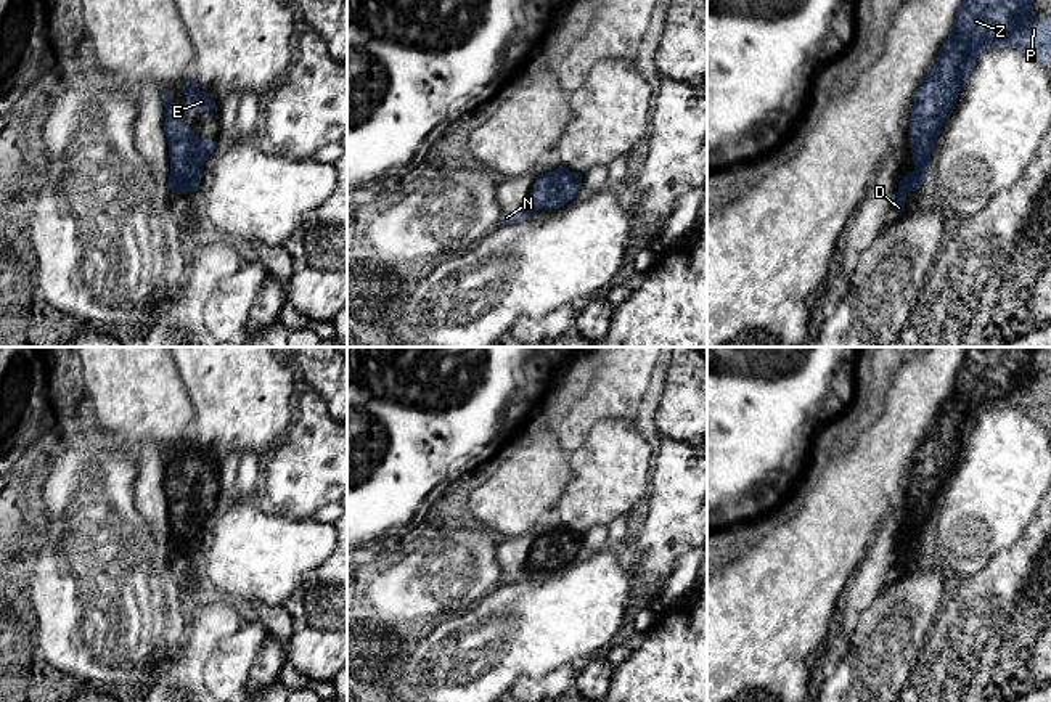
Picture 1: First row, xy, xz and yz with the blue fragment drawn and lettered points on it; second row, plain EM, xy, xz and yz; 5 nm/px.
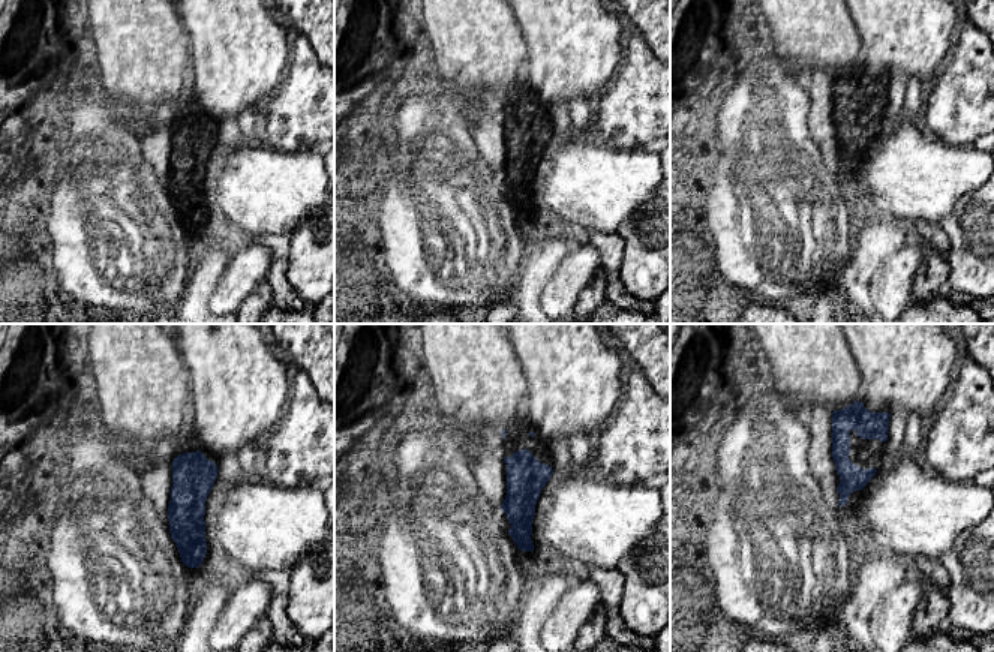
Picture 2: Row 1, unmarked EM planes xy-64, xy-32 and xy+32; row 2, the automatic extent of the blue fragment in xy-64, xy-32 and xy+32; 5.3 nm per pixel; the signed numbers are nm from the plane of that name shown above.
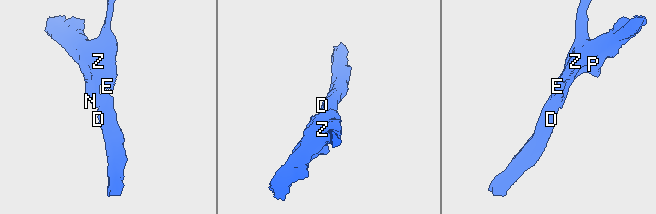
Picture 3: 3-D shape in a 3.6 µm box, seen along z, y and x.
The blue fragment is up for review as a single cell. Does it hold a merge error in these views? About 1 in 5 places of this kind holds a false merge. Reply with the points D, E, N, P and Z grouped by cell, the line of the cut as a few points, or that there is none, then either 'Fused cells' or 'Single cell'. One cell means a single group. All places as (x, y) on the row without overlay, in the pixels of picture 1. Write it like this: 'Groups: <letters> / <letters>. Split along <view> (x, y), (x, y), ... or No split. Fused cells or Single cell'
Groups: D E N P Z. No split. Single cell

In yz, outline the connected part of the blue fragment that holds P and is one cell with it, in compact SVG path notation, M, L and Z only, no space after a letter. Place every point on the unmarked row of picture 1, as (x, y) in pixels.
M1033 347L966 349L953 389L911 464L914 530L898 541L895 572L905 570L906 554L926 541L937 496L979 418L992 408L1019 408L1051 427L1051 374L1033 371Z

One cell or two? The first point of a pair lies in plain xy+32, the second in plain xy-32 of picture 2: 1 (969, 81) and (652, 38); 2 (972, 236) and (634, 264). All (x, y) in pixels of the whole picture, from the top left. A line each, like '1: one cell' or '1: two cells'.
1: two cells
2: one cell

